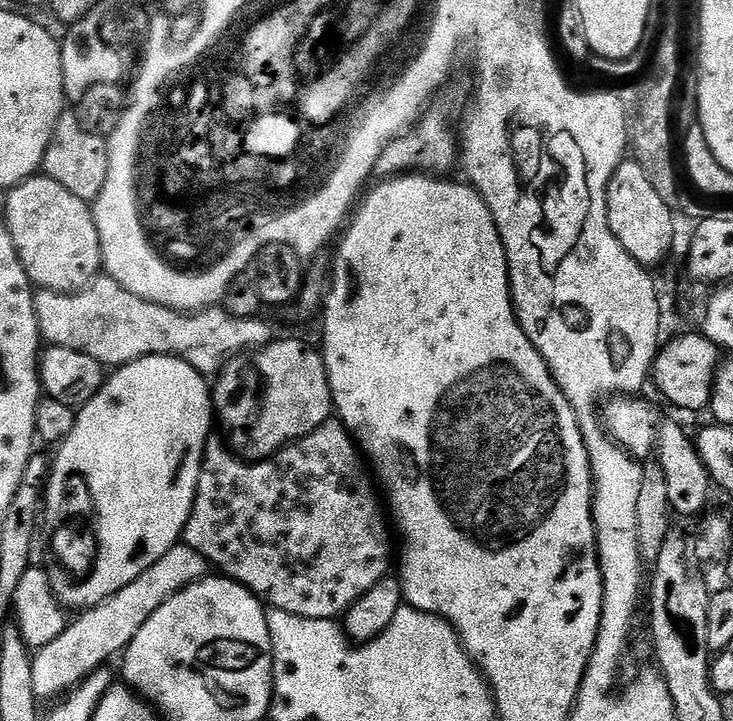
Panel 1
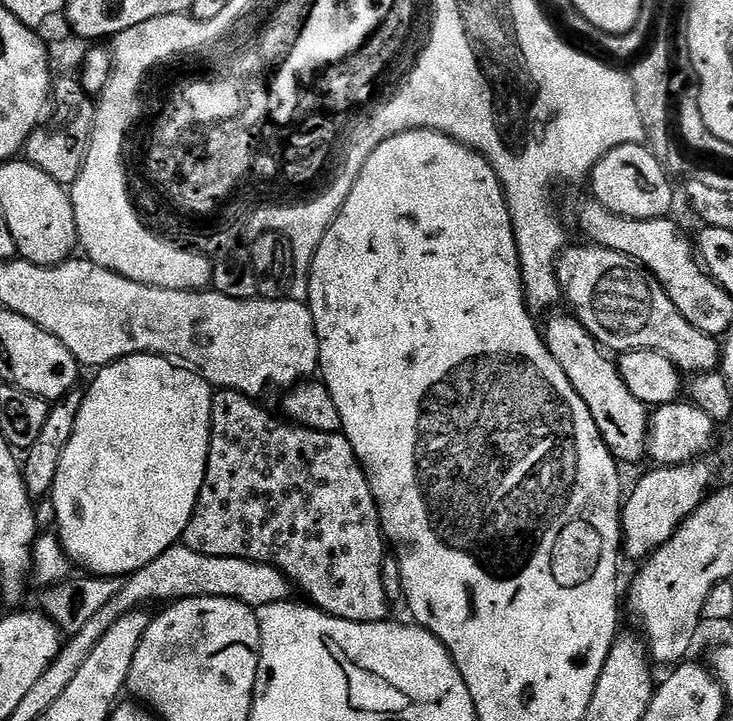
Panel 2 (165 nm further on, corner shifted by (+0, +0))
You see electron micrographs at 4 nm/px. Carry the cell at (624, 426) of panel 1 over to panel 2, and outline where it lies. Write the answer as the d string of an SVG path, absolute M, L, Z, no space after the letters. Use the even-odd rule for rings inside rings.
M571 314L550 317L548 325L543 325L542 335L544 345L554 354L554 362L562 366L562 374L570 378L570 386L586 402L586 410L590 410L590 418L594 418L594 426L598 426L598 434L602 434L602 442L606 442L612 457L624 466L643 461L648 451L650 408L626 390L617 361Z

